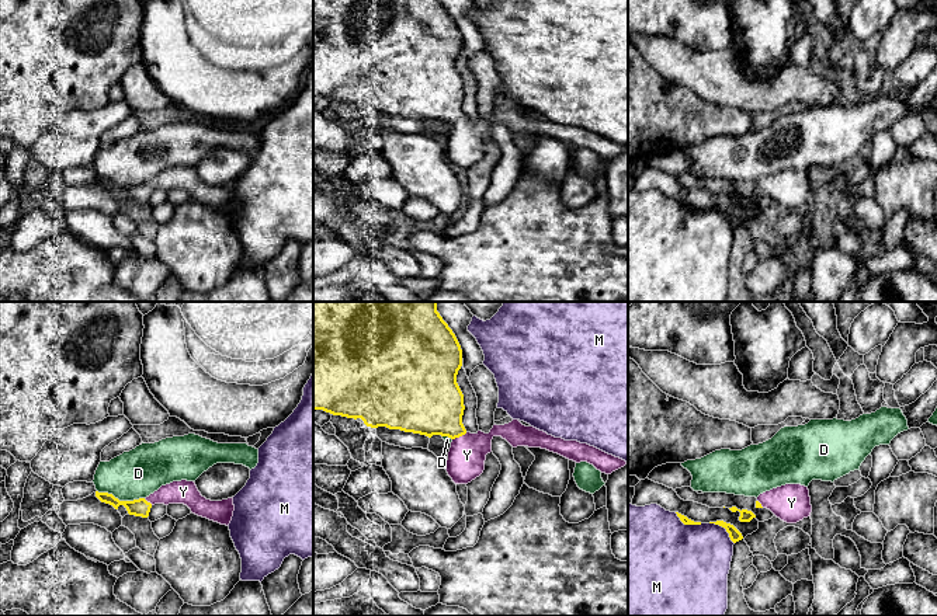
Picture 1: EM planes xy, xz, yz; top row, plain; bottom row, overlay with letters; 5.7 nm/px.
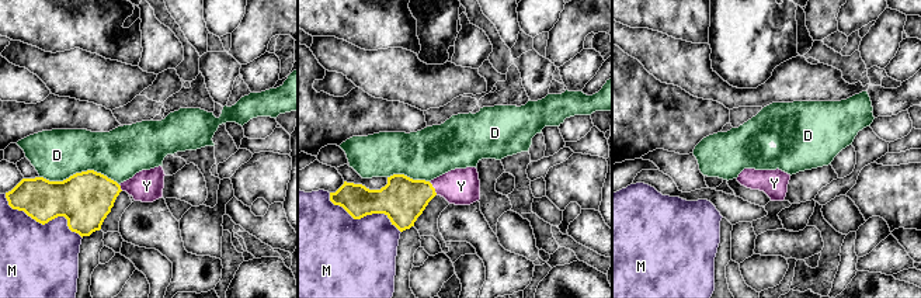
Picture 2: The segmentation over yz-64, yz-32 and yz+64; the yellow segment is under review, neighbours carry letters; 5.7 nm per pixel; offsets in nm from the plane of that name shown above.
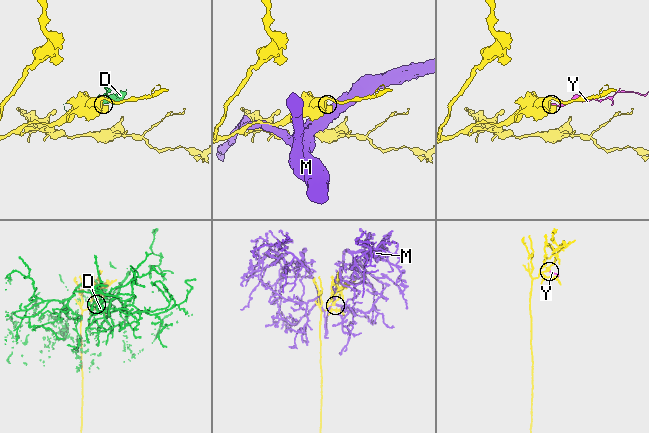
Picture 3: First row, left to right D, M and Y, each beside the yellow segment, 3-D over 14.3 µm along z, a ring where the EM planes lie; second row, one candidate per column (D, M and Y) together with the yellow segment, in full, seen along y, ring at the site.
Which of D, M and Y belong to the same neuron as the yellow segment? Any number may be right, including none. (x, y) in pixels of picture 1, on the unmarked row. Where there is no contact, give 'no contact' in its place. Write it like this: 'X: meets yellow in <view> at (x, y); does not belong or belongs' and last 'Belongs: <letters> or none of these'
D: meets yellow in xy at (121, 187); does not belong
M: meets yellow in yz at (725, 213); does not belong
Y: meets yellow in xz at (460, 121); belongs
Belongs: Y

